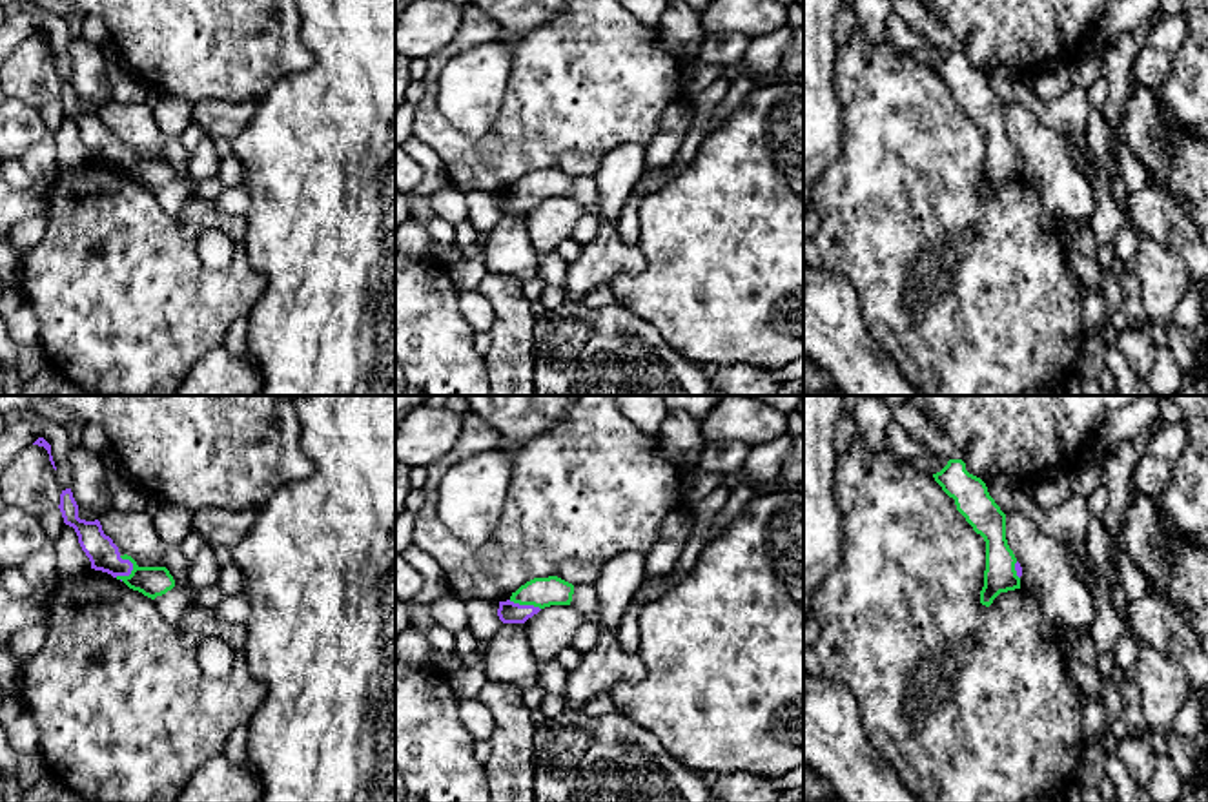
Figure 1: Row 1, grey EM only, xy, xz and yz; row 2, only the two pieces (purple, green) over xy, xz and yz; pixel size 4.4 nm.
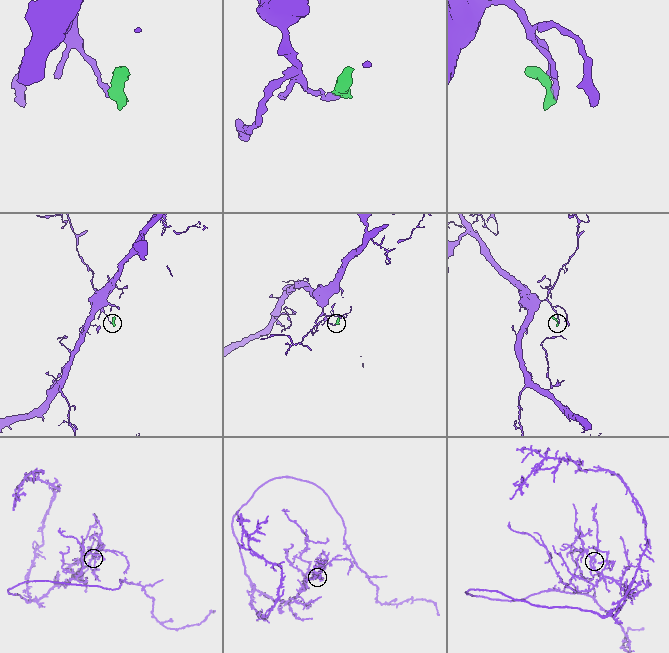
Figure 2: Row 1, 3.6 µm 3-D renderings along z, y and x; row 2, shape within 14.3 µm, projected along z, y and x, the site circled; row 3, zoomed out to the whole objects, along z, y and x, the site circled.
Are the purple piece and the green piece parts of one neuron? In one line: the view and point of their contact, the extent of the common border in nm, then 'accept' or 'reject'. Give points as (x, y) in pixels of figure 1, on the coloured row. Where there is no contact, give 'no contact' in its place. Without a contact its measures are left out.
xy (132, 567) | 110 nm | accept

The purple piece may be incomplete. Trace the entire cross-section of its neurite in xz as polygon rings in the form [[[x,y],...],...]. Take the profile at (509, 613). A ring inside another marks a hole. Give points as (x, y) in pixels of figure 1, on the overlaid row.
[[[534,578],[521,585],[507,602],[499,602],[497,616],[503,623],[525,623],[550,605],[570,605],[574,585],[558,578]]]

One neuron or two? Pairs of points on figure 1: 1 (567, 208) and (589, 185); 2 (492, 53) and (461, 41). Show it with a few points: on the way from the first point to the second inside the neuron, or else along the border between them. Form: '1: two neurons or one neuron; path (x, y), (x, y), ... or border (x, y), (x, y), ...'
1: two neurons; border (571, 195), (585, 206)
2: two neurons; border (512, 44), (485, 42), (460, 51), (441, 71)

